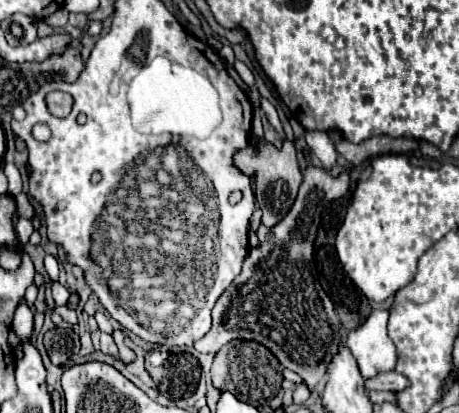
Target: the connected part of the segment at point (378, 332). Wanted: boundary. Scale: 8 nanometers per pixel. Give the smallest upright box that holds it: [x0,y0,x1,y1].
[348,311,396,379]

